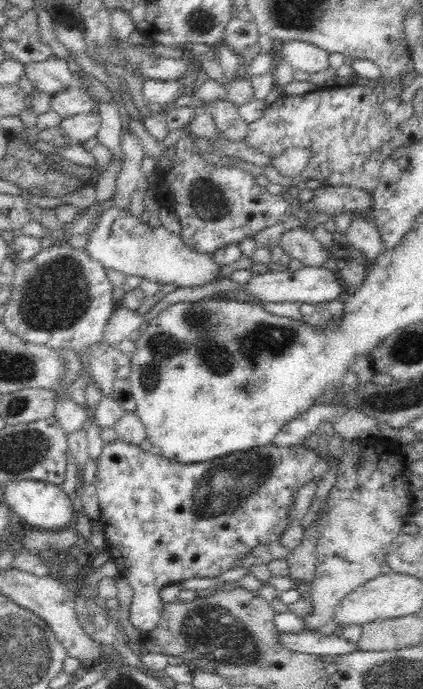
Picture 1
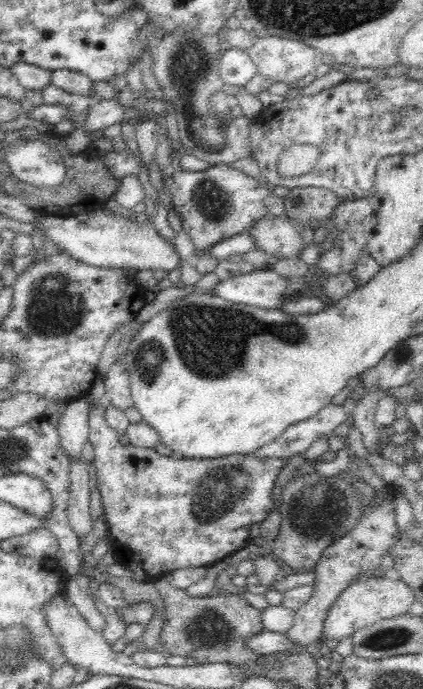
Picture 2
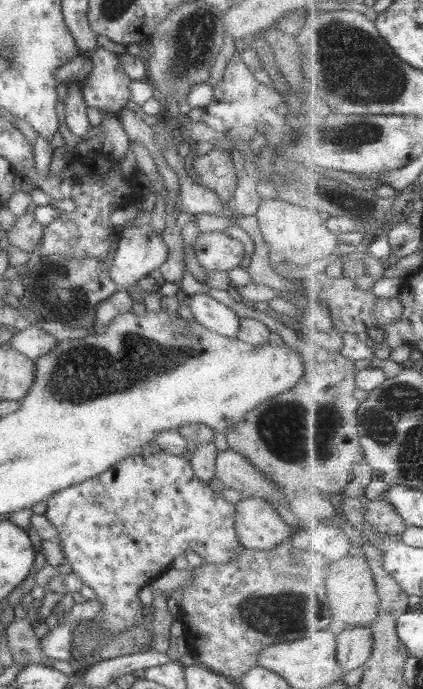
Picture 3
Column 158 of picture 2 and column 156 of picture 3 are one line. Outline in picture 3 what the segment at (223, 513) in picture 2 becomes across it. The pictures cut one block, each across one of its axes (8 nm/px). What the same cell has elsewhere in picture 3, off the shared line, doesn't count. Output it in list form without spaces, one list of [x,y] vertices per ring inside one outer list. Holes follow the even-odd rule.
[[[160,451],[148,456],[142,453],[129,456],[101,475],[53,494],[47,499],[47,506],[43,516],[57,530],[57,540],[72,566],[72,572],[96,591],[96,599],[103,608],[101,614],[92,620],[93,632],[79,636],[79,640],[73,643],[72,652],[84,645],[90,646],[108,633],[118,634],[141,621],[144,606],[137,592],[169,570],[176,556],[184,557],[188,552],[196,552],[210,564],[228,564],[245,549],[235,529],[235,504],[196,478],[189,455],[176,456]]]

